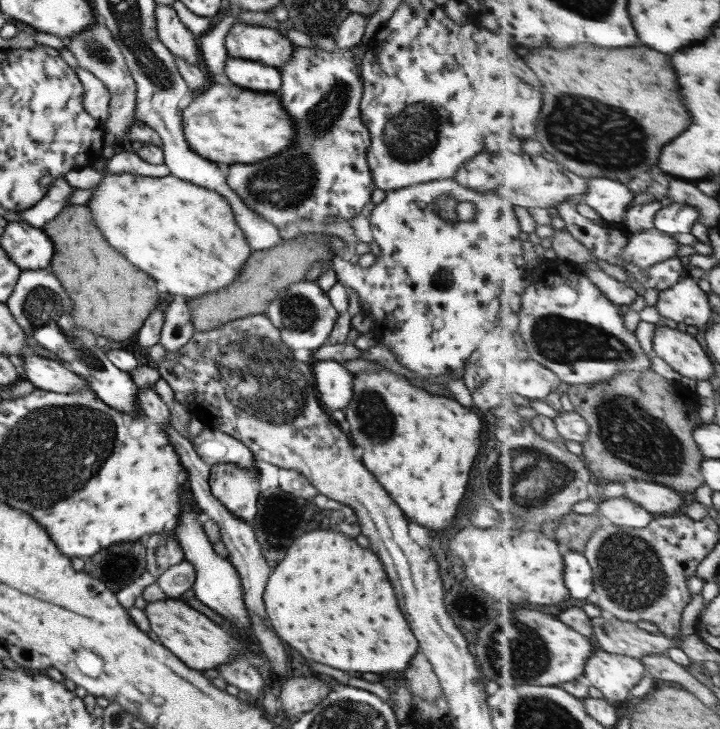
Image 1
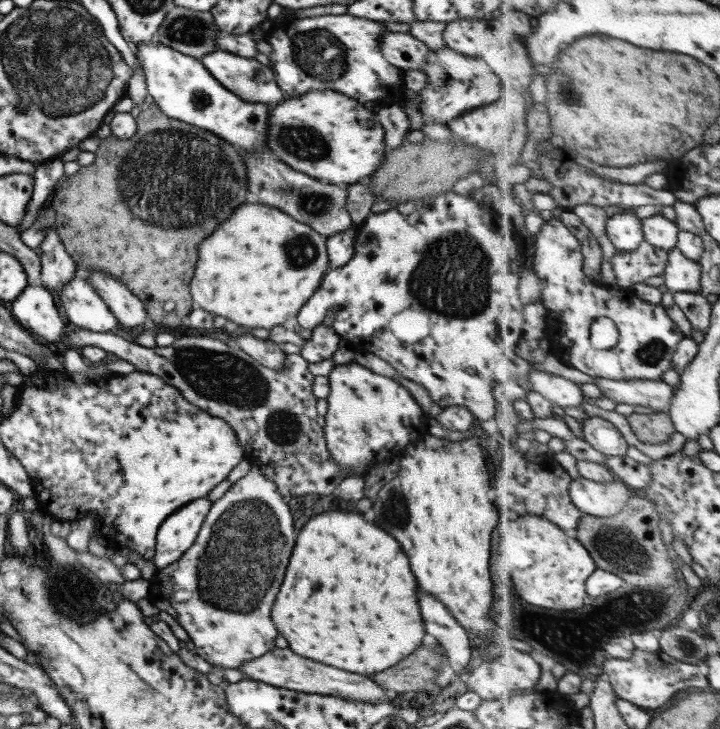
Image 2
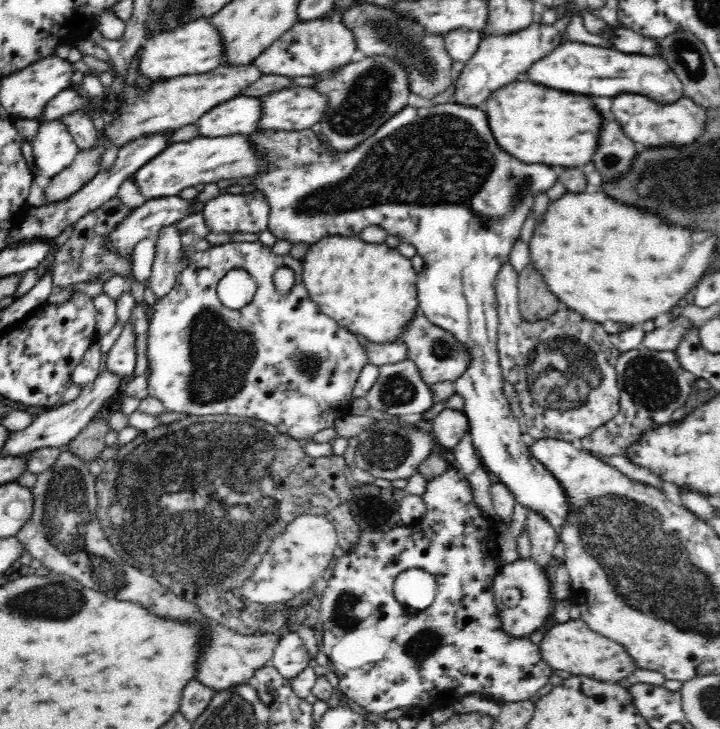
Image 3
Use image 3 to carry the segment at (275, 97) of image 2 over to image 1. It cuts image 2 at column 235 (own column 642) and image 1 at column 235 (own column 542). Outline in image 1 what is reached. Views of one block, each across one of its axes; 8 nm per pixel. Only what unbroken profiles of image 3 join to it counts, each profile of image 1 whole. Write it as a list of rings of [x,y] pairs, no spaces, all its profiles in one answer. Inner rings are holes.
[[[227,56],[224,74],[235,86],[257,92],[275,92],[281,84],[278,69],[242,58]]]

